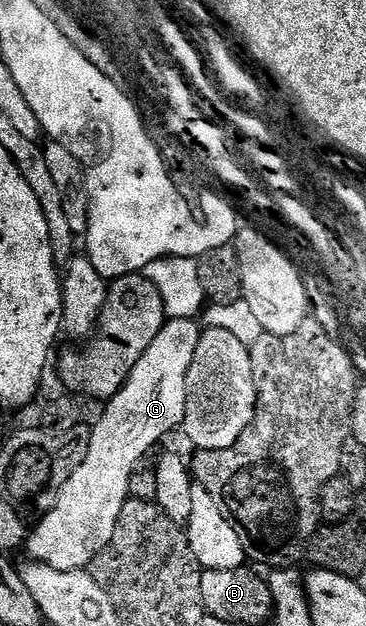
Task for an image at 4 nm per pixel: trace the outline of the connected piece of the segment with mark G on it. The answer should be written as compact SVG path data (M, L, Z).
M171 318L163 325L163 328L157 334L157 338L153 338L153 346L149 346L149 350L145 350L145 354L141 354L141 362L137 362L137 366L133 366L133 374L129 374L129 378L125 382L125 386L109 401L106 401L103 417L91 428L91 441L89 442L89 450L85 454L85 458L81 462L81 466L77 466L77 470L73 470L71 477L65 482L65 486L61 486L55 492L55 503L46 509L47 512L39 520L39 525L30 529L29 535L25 541L25 552L28 552L32 561L51 566L53 570L69 570L77 572L88 567L88 564L97 558L97 554L101 554L101 550L105 550L111 539L114 538L114 530L117 528L118 518L121 515L122 507L125 506L127 500L132 495L131 491L131 475L135 472L135 467L143 460L143 455L158 442L162 436L167 436L171 431L178 429L185 418L185 406L187 405L187 395L185 394L185 378L189 374L189 362L193 362L193 353L197 350L197 342L201 331L200 325L194 324L191 318Z

